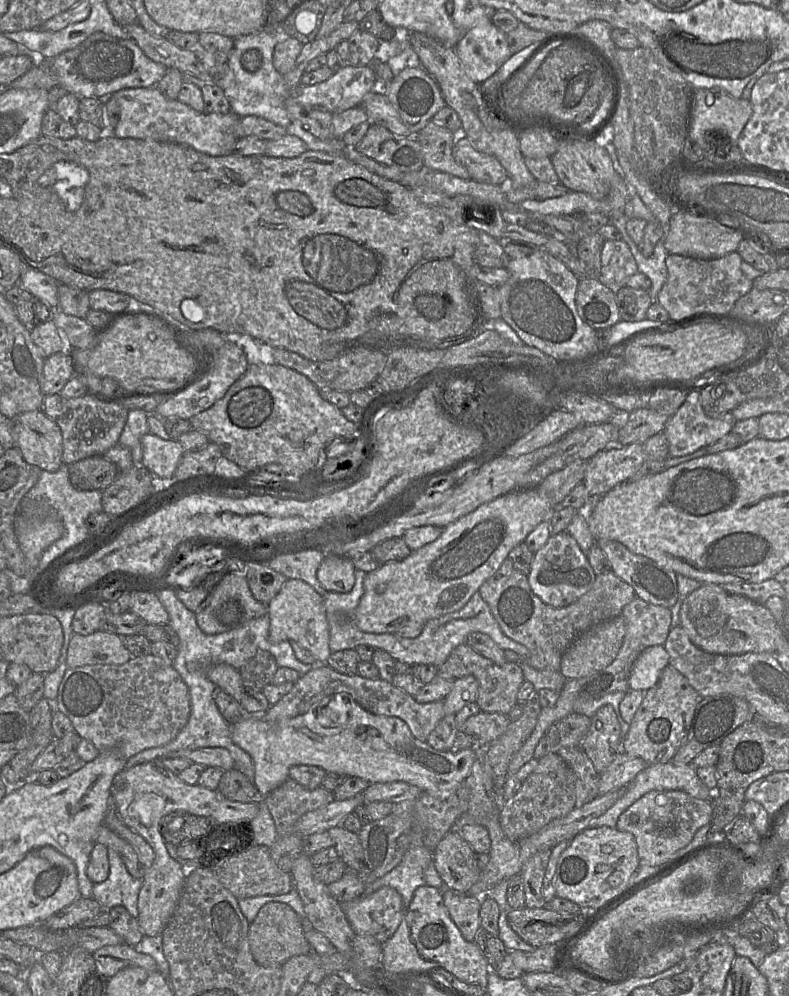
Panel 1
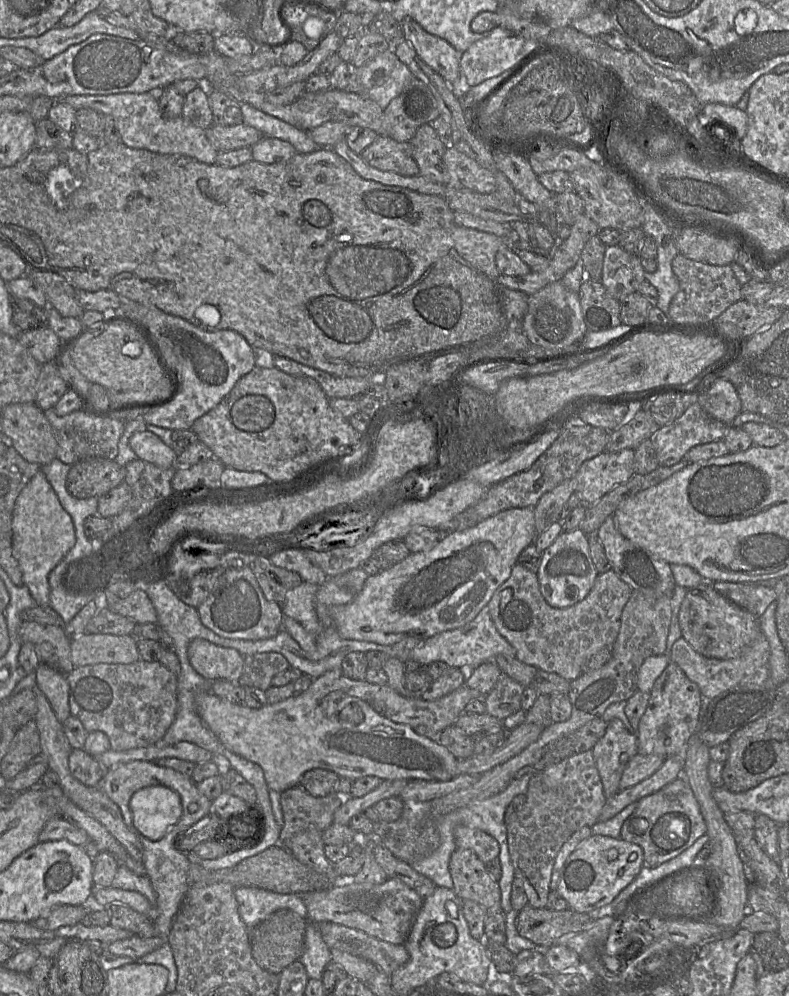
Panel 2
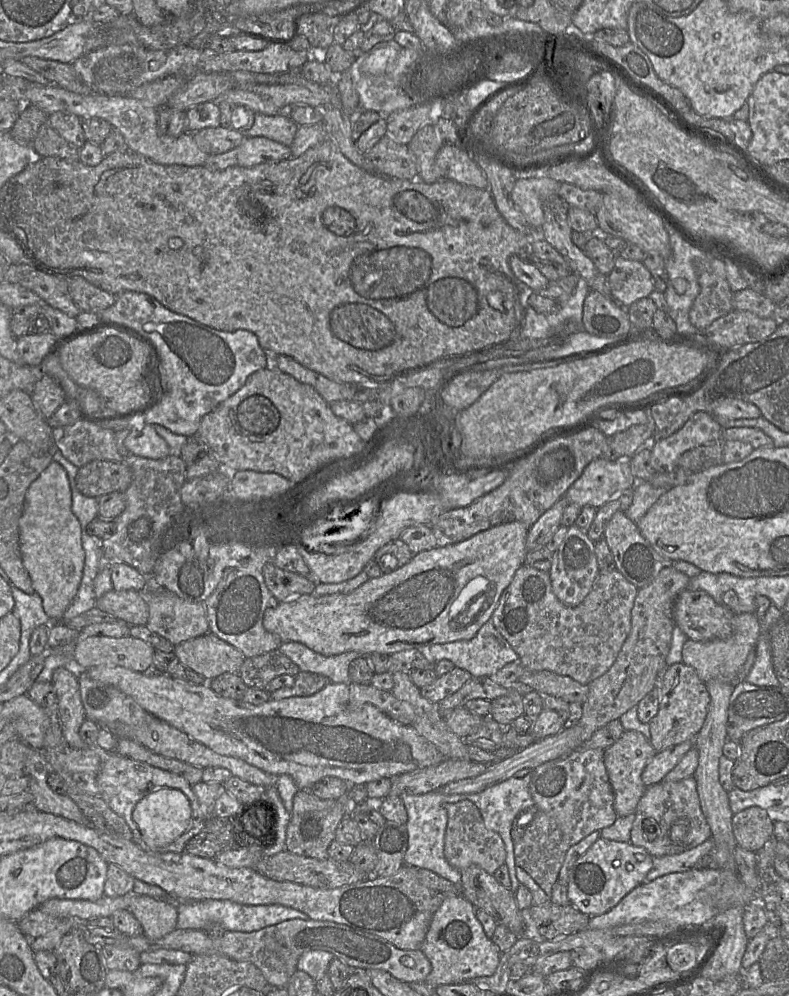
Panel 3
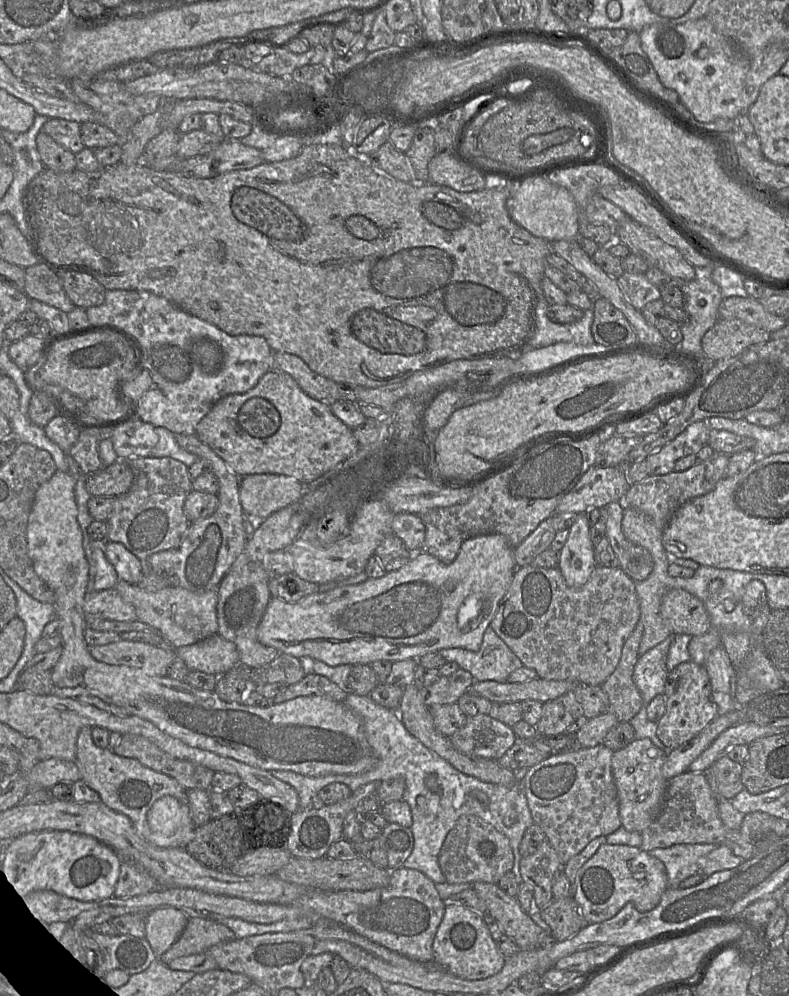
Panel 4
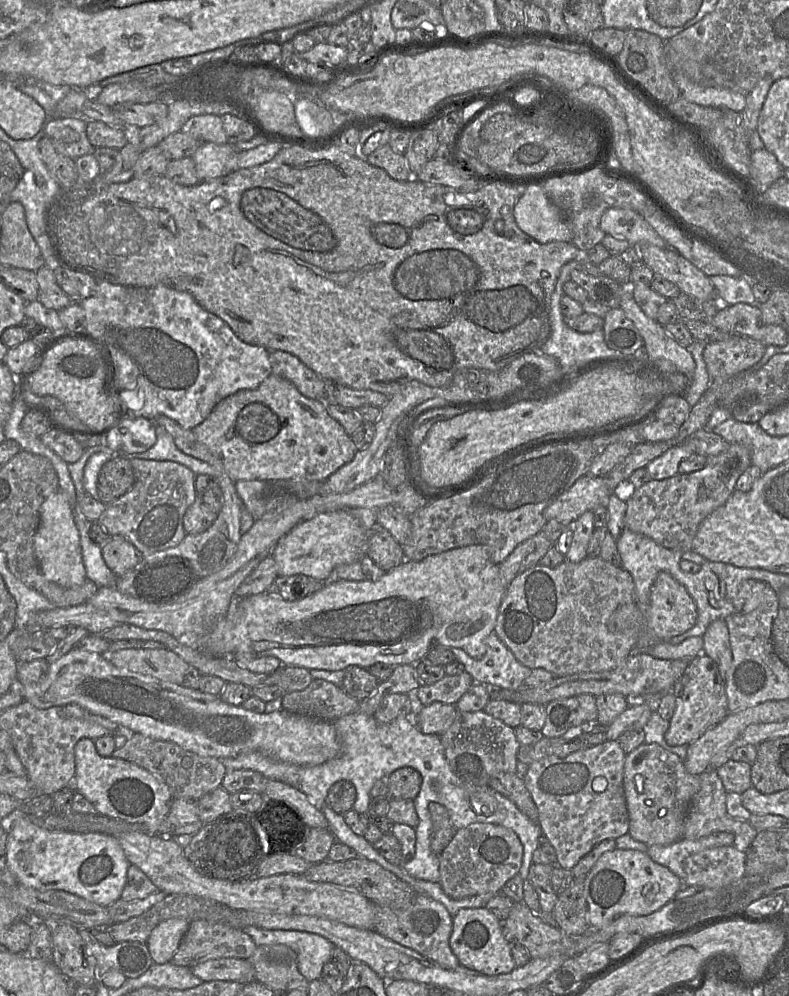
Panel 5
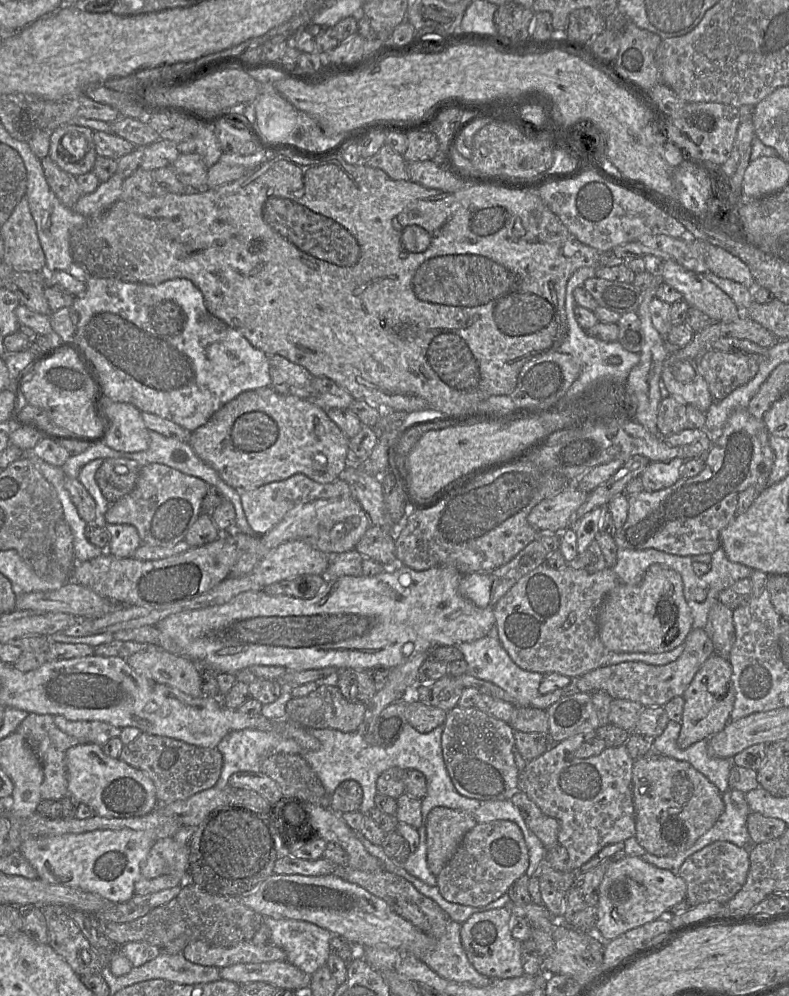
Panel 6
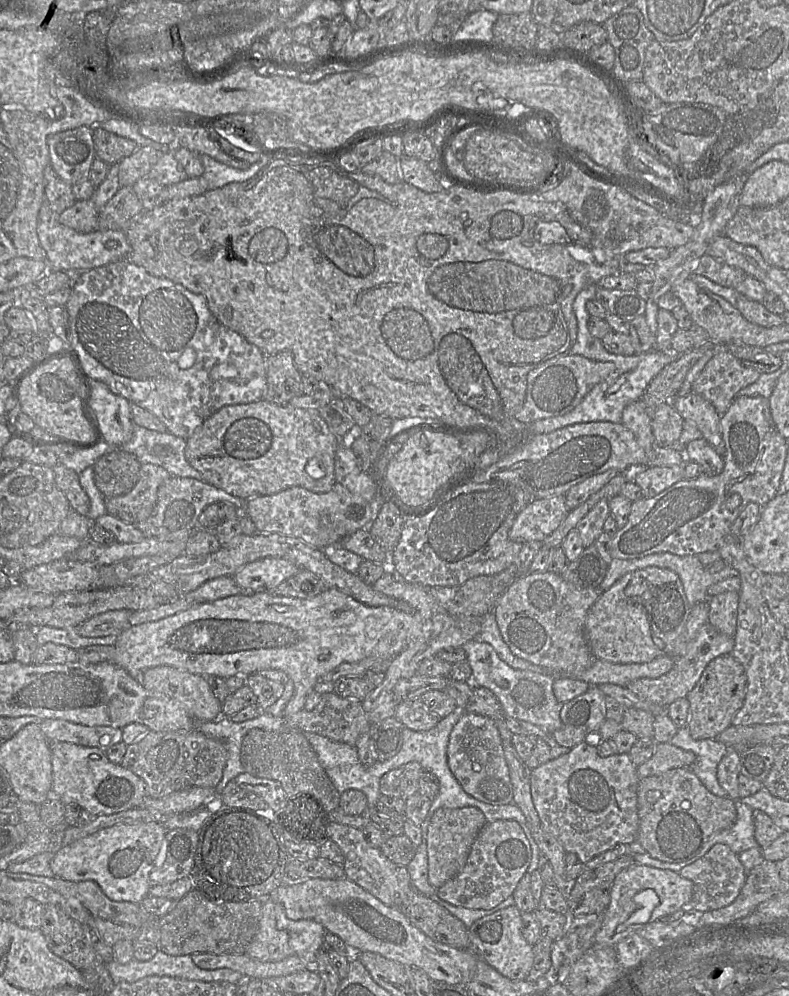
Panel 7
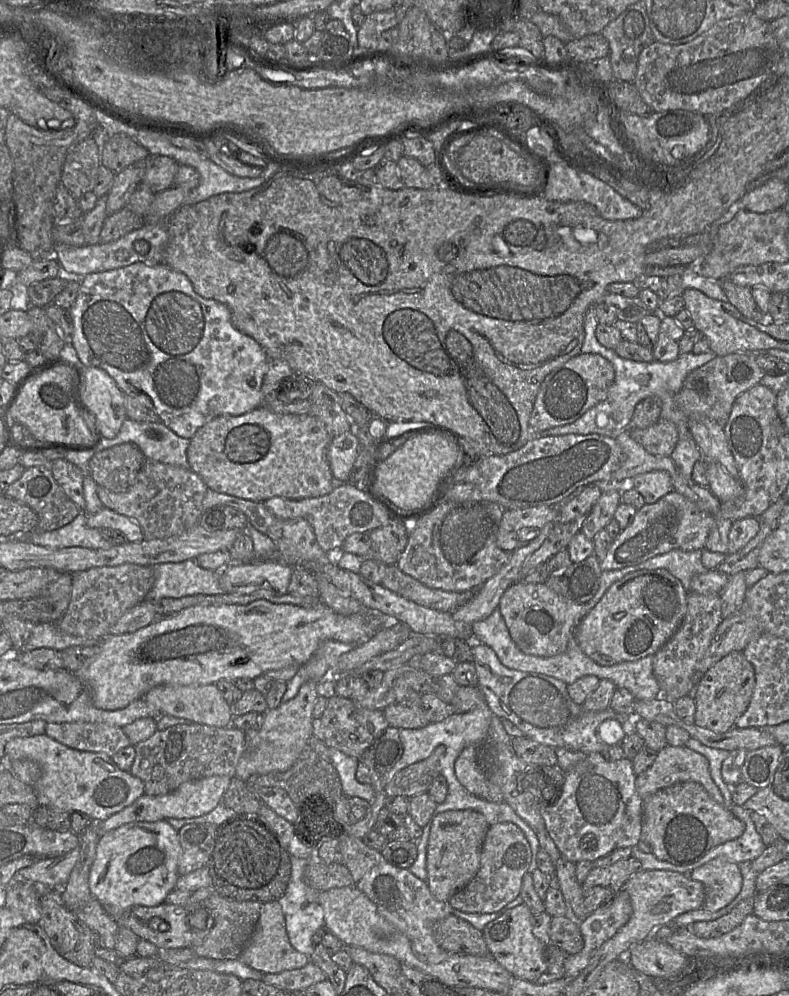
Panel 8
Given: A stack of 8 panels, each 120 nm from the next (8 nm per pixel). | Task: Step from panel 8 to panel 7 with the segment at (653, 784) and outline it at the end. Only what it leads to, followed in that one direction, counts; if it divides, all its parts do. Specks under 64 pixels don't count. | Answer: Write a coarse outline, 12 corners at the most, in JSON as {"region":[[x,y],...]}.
{"region":[[657,743],[637,767],[639,779],[689,768],[696,756],[670,743]]}

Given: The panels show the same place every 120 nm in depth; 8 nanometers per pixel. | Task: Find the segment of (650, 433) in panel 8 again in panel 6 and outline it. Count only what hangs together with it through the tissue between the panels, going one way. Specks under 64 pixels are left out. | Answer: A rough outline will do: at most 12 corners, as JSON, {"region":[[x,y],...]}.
{"region":[[664,395],[657,414],[660,437],[687,428],[686,404]]}

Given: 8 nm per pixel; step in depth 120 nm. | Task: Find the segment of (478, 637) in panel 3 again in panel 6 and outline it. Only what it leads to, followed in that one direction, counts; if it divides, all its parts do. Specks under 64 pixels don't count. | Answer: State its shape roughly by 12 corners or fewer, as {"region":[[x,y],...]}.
{"region":[[485,637],[457,647],[467,674],[490,681],[532,707],[544,675],[514,663],[498,639]]}

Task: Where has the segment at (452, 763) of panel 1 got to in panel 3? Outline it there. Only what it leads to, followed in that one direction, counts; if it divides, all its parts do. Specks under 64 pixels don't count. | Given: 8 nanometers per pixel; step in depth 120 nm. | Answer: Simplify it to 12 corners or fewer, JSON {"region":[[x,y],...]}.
{"region":[[94,666],[144,710],[299,790],[445,760],[346,683],[253,705]]}

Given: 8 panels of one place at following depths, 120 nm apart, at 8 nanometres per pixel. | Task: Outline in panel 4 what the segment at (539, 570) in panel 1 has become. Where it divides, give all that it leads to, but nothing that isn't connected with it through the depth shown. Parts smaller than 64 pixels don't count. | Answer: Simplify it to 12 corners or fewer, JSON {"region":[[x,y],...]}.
{"region":[[585,513],[569,528],[558,568],[581,587],[595,566]]}

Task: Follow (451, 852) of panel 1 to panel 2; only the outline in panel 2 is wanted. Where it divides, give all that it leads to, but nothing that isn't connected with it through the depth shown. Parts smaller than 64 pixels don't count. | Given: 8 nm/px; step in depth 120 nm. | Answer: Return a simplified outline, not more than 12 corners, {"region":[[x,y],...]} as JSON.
{"region":[[472,850],[449,871],[458,897],[502,910],[499,884]]}

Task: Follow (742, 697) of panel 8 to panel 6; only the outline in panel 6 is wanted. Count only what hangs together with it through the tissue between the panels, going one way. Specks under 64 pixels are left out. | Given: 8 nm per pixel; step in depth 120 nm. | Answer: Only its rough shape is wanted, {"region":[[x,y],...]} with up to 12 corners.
{"region":[[716,653],[682,697],[677,745],[685,749],[730,721],[729,658]]}

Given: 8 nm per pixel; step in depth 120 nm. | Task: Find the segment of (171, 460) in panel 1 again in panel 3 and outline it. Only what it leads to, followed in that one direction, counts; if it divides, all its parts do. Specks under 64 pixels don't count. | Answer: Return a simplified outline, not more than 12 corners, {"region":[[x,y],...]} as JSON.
{"region":[[141,420],[124,440],[133,455],[162,459],[169,447]]}

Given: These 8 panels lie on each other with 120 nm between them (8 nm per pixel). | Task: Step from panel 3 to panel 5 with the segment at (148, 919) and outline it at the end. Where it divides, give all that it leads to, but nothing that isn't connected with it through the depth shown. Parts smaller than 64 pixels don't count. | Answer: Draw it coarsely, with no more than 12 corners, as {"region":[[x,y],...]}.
{"region":[[183,918],[160,922],[146,944],[154,963],[176,953],[189,926]]}

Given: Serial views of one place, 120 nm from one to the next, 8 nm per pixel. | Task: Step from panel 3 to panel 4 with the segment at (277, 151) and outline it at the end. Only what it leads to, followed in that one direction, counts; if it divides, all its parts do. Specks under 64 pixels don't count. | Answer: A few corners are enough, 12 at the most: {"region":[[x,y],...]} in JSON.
{"region":[[224,139],[211,154],[218,174],[264,162],[261,150]]}

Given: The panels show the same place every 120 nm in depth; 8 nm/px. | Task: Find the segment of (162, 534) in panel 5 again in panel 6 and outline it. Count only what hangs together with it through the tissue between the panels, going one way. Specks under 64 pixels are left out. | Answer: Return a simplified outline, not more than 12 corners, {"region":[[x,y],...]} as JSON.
{"region":[[164,464],[141,467],[110,504],[142,544],[171,547],[202,513],[209,485]]}

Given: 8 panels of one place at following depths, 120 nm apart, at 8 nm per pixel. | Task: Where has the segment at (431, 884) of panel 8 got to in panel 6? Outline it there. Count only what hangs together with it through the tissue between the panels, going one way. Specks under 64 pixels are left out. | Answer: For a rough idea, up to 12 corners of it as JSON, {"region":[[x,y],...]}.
{"region":[[435,807],[426,828],[435,876],[477,825],[466,811]]}

